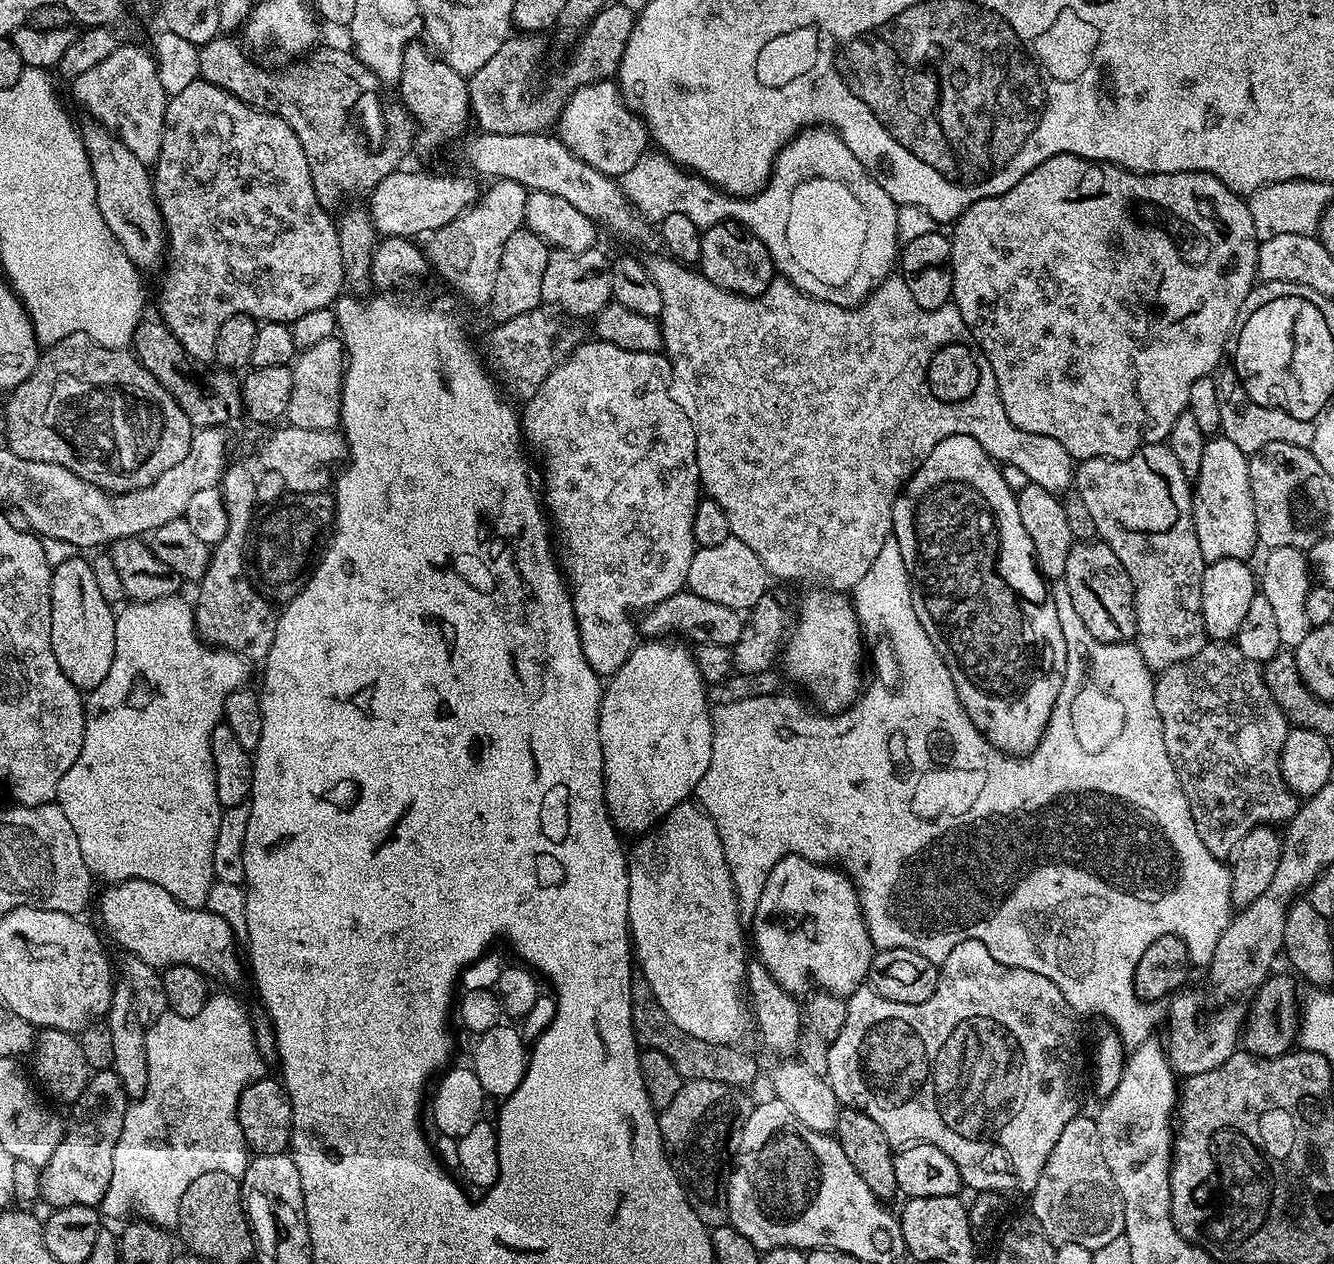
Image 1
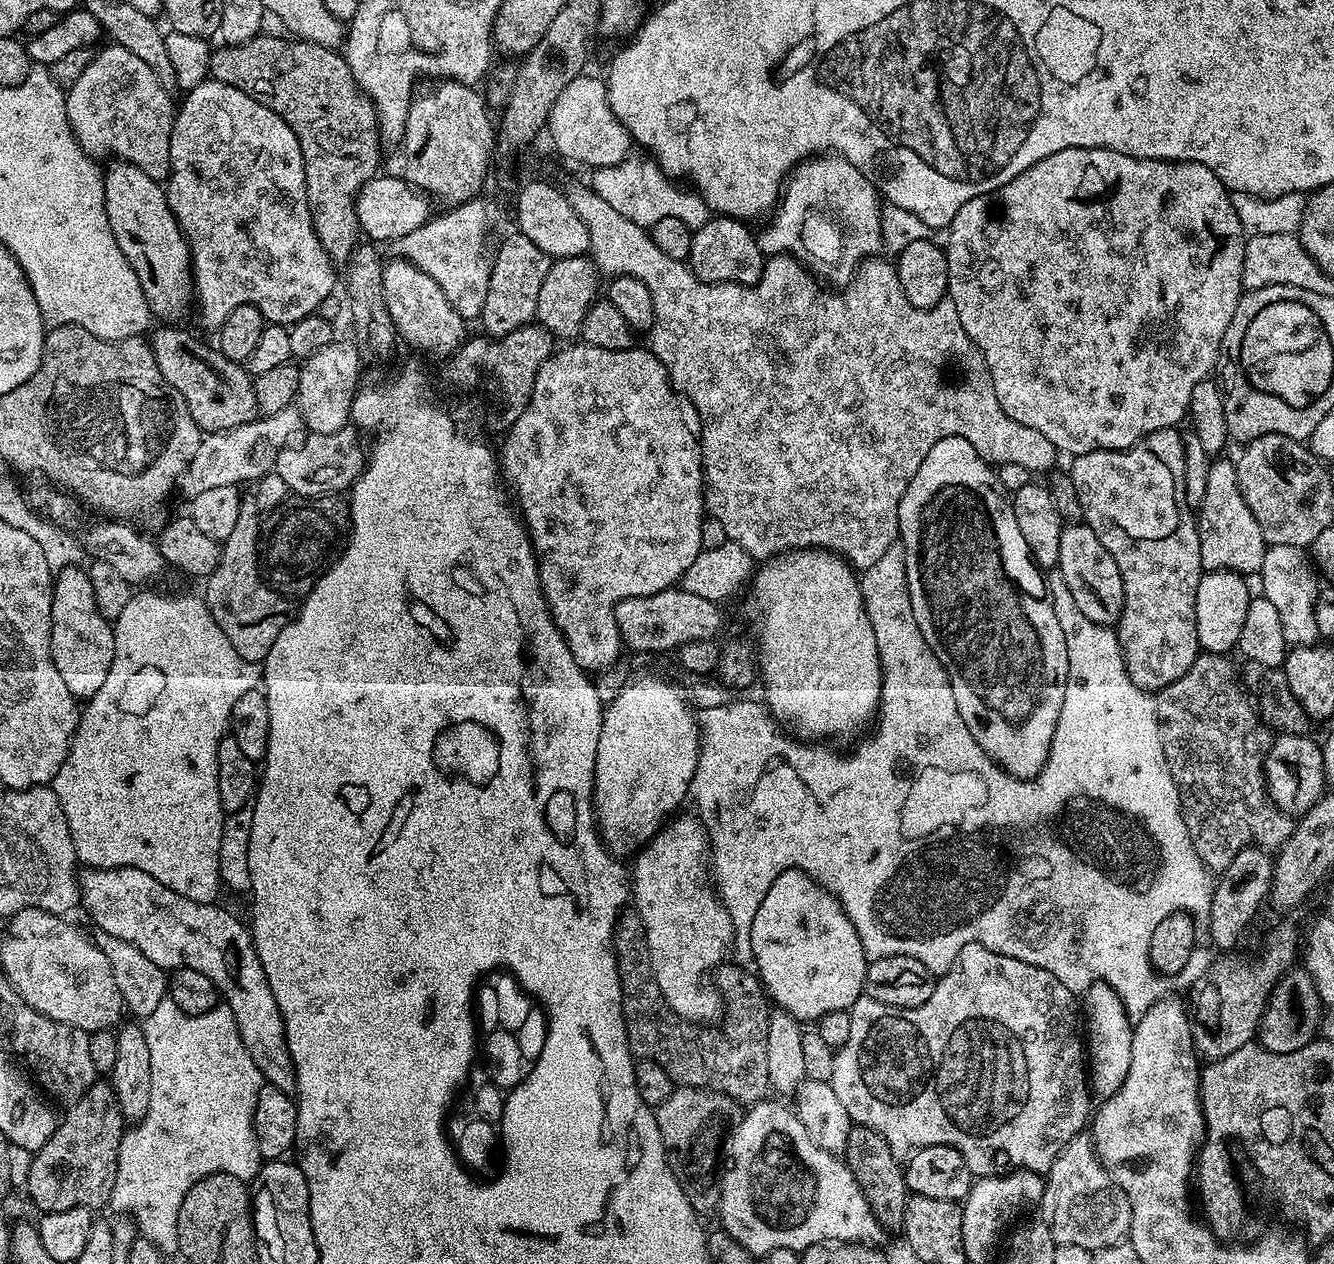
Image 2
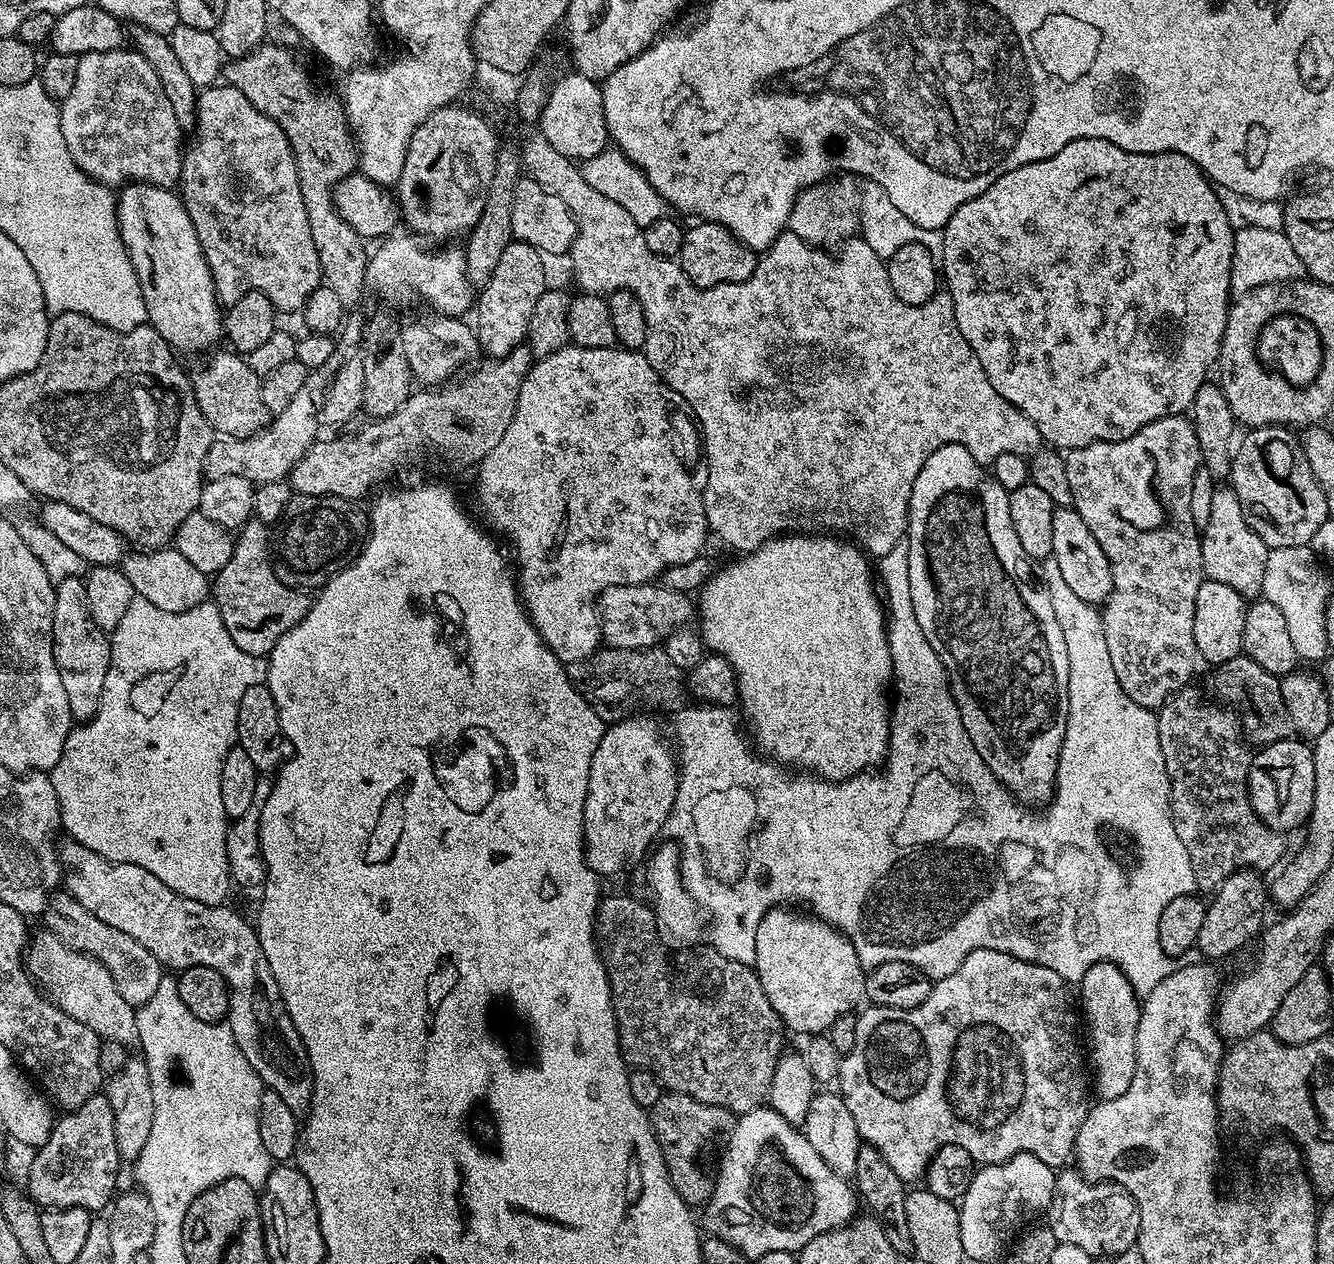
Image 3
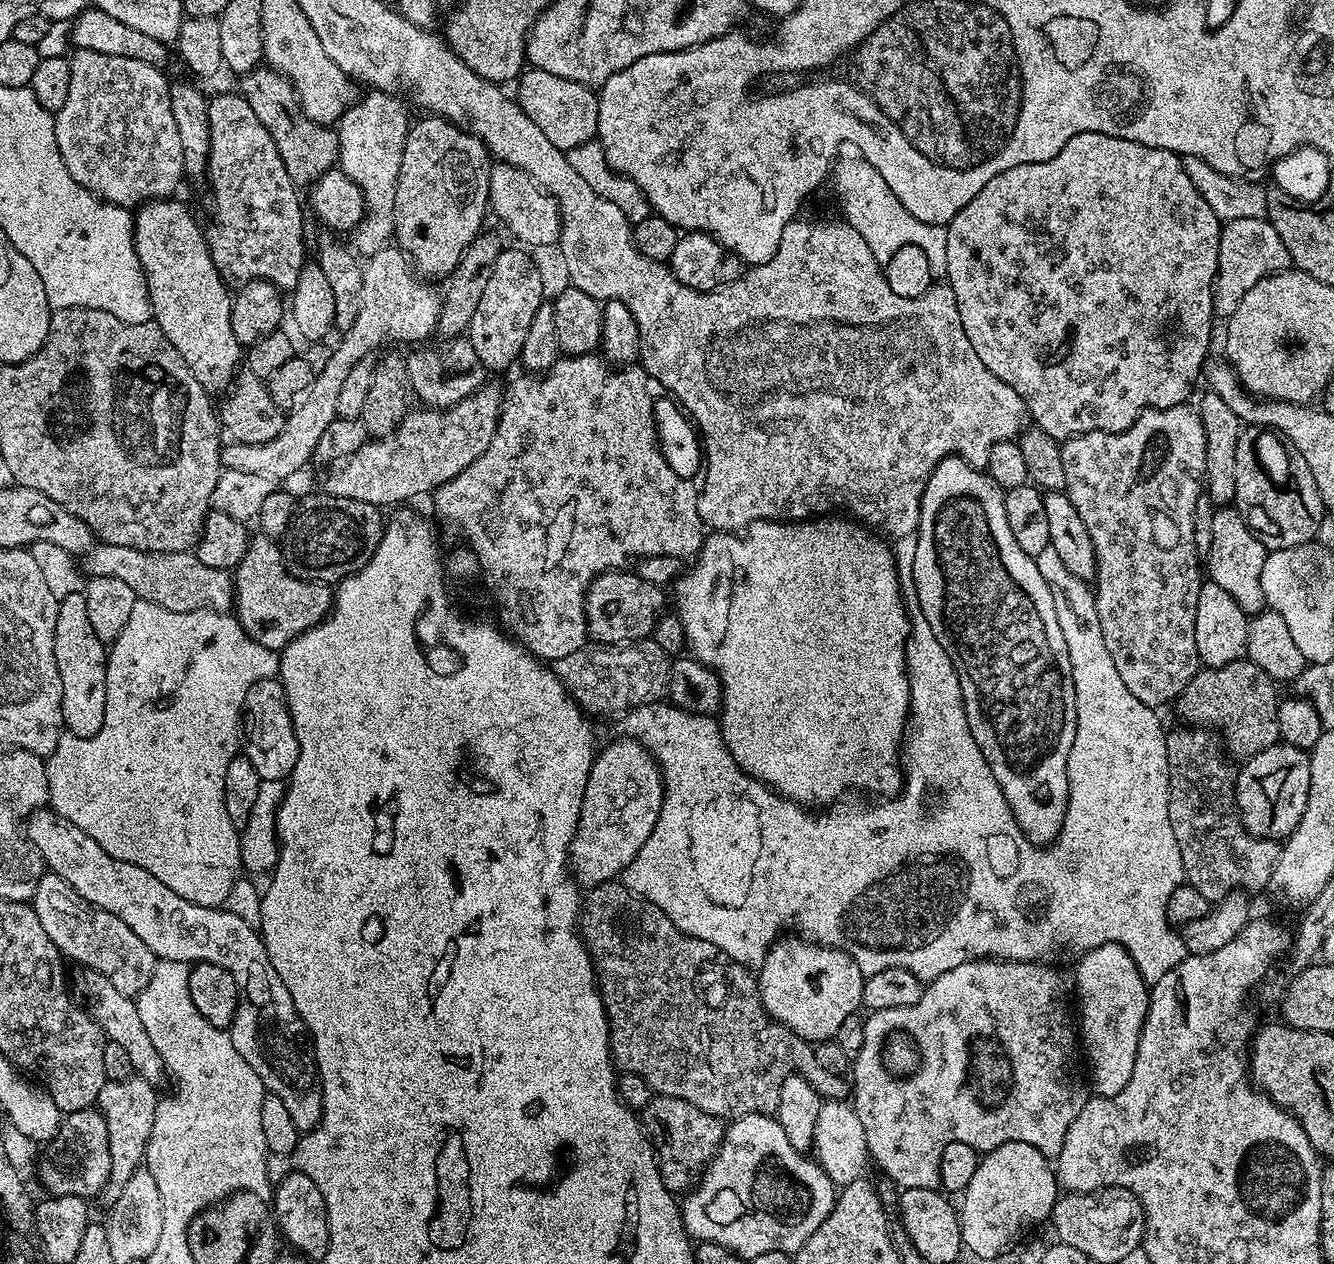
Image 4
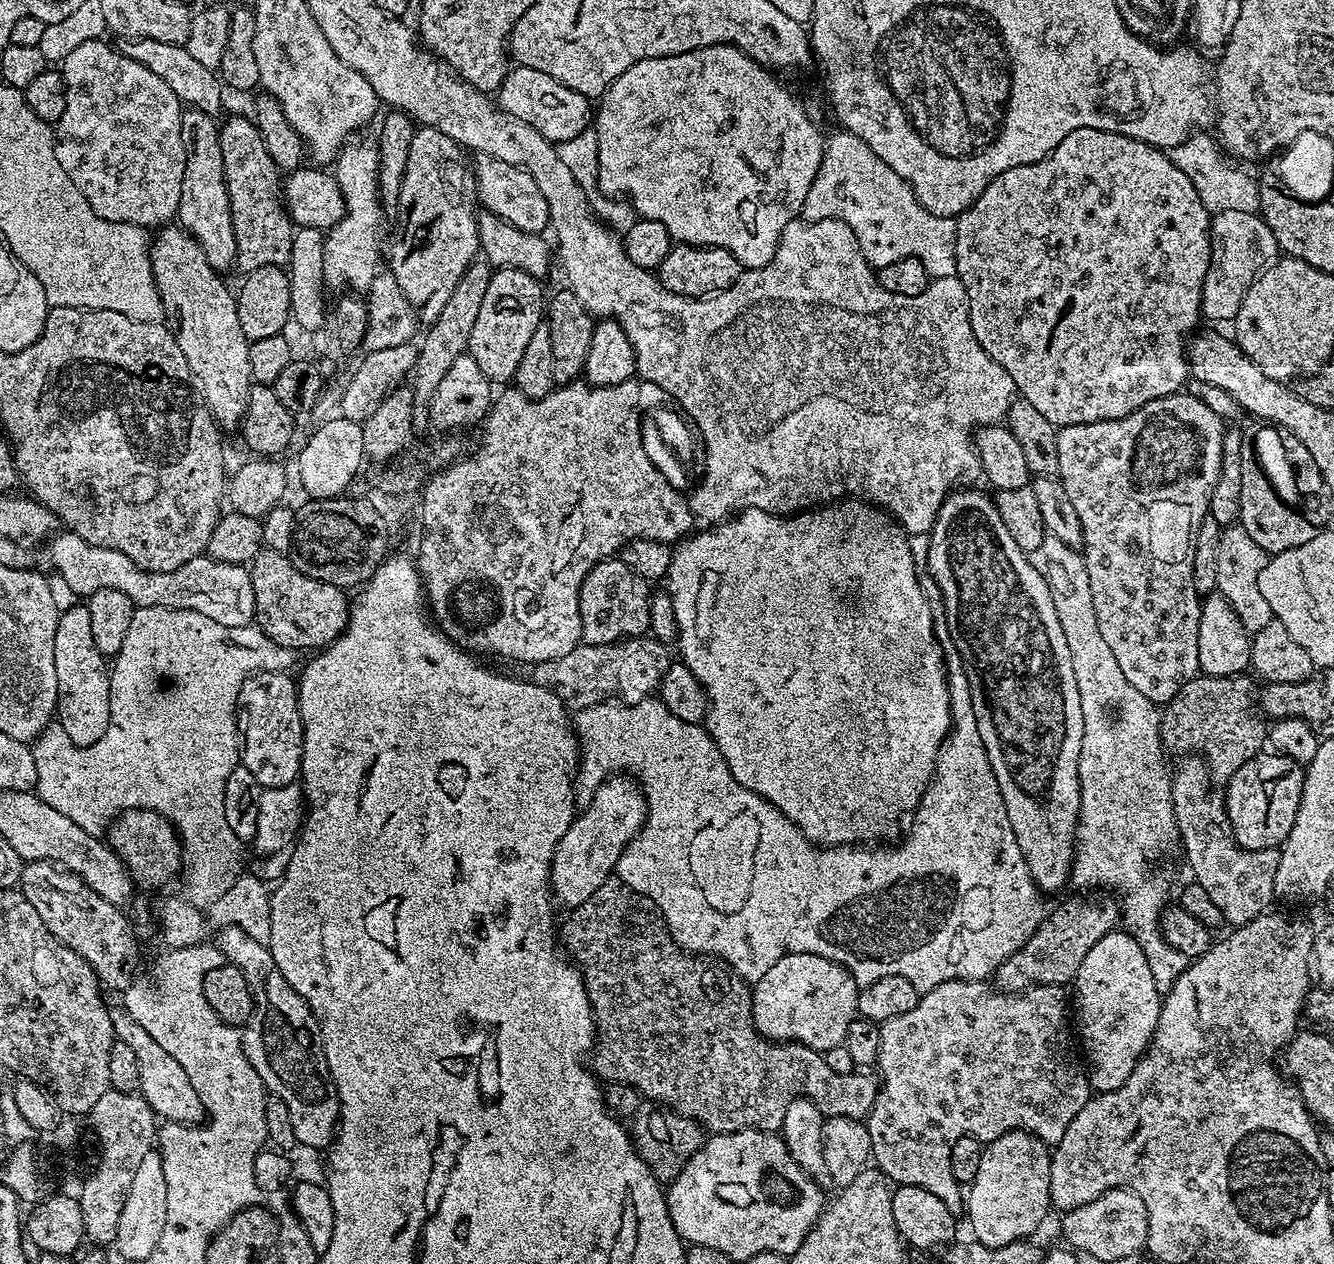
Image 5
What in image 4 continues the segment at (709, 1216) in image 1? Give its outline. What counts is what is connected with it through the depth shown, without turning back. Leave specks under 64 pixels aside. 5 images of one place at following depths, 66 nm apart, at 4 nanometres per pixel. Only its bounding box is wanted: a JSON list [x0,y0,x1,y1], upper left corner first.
[642,1094,726,1194]

